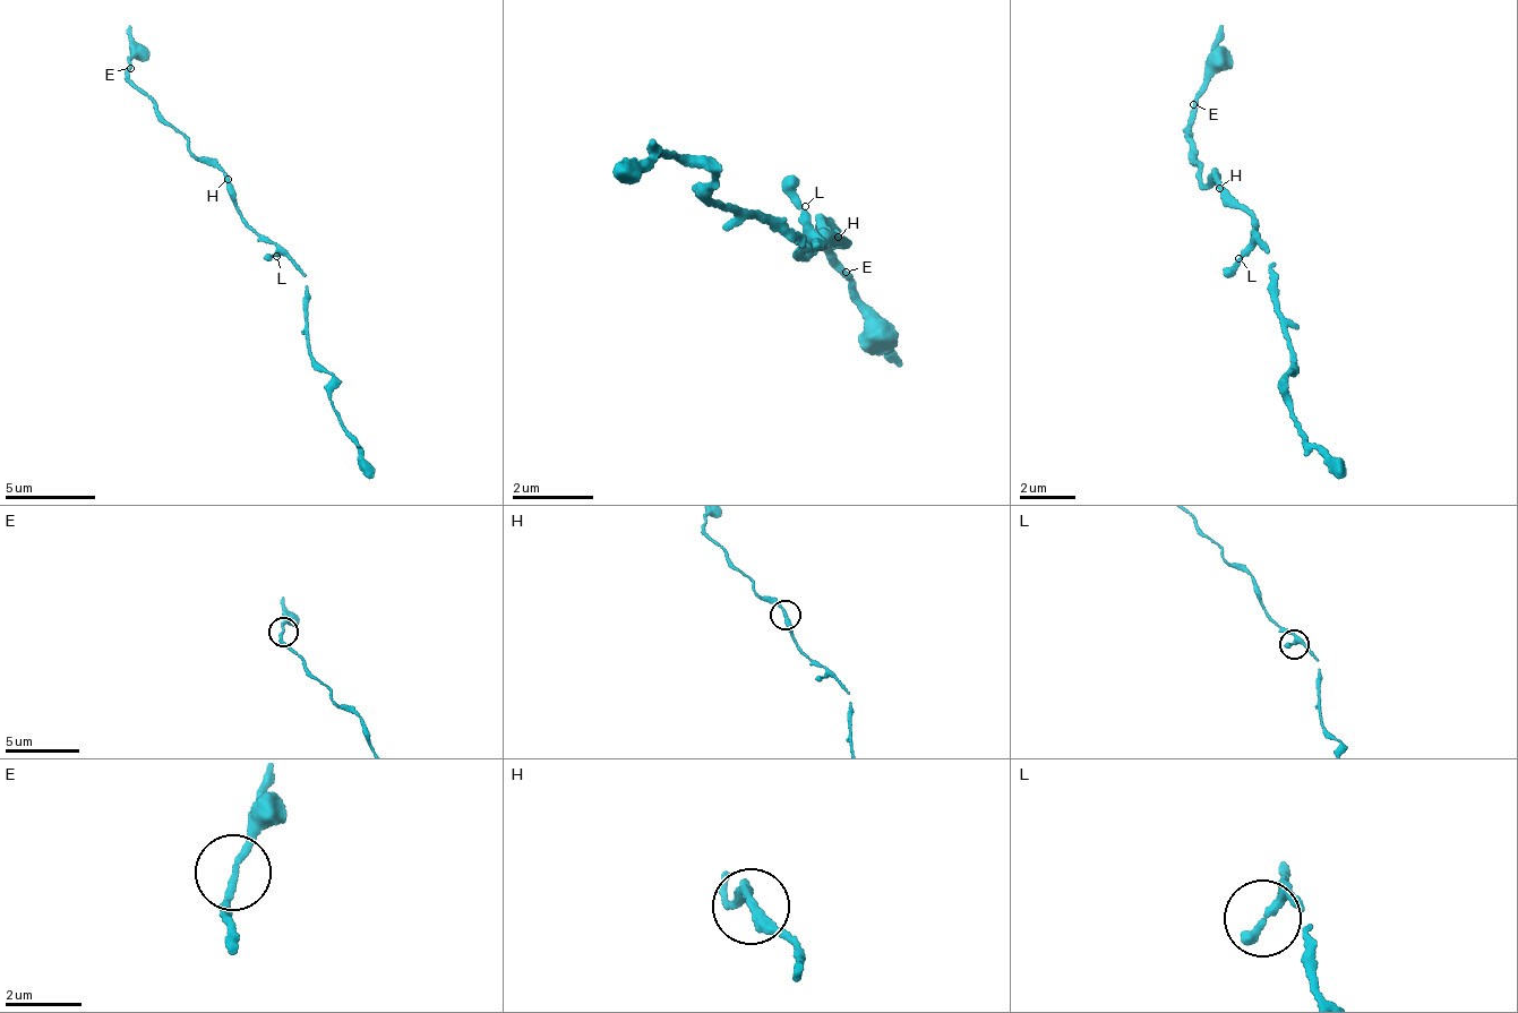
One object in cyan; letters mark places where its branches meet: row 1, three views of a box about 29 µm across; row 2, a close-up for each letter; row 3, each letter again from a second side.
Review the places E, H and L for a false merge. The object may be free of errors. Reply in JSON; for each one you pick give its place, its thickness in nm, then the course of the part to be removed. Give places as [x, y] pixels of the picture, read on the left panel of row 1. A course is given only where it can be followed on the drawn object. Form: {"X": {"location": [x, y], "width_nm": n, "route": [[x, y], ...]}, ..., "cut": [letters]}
{"cut": []}

